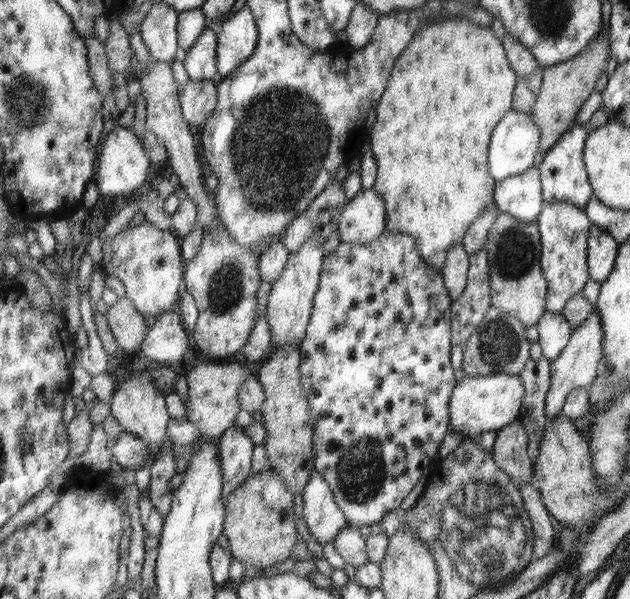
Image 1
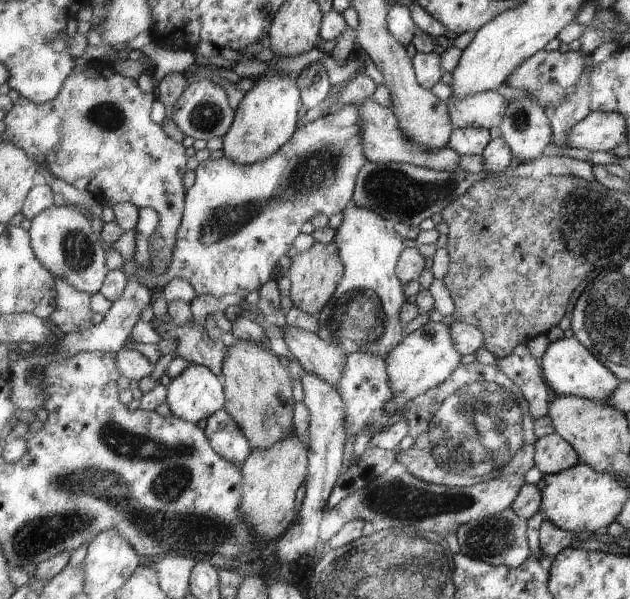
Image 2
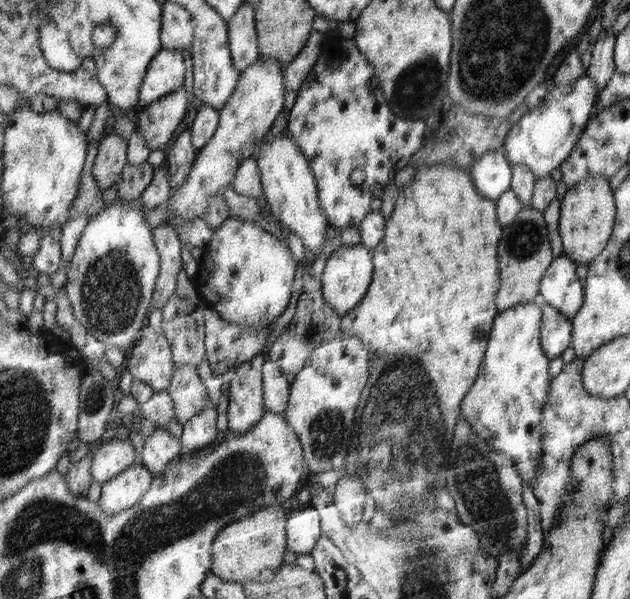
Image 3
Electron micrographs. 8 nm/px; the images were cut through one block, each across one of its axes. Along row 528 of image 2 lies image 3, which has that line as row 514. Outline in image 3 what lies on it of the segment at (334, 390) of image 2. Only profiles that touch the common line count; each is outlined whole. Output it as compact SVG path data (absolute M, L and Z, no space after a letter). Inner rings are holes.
M314 506L290 510L287 519L288 550L293 551L295 555L311 555L323 536L321 520L322 516Z

